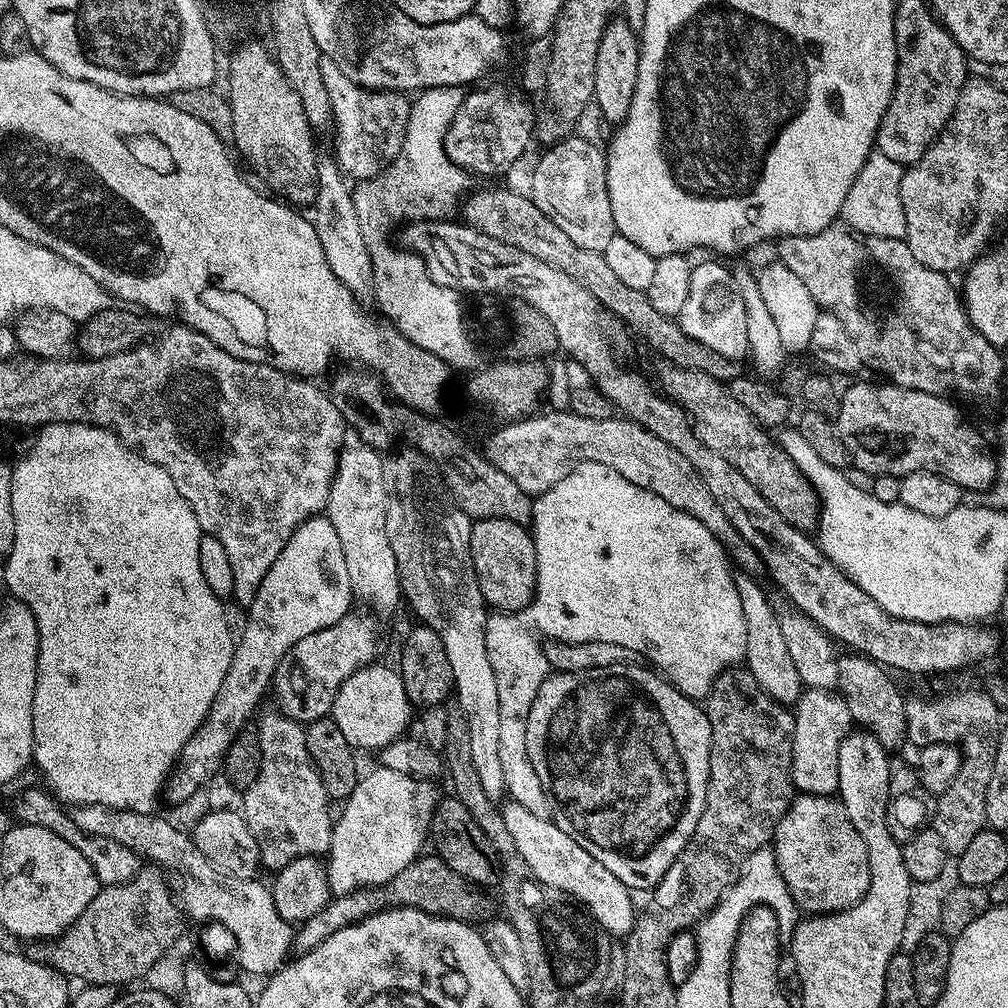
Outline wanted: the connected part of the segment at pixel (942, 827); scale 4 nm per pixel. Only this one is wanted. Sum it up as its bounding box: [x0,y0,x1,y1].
[904,688,1002,858]

